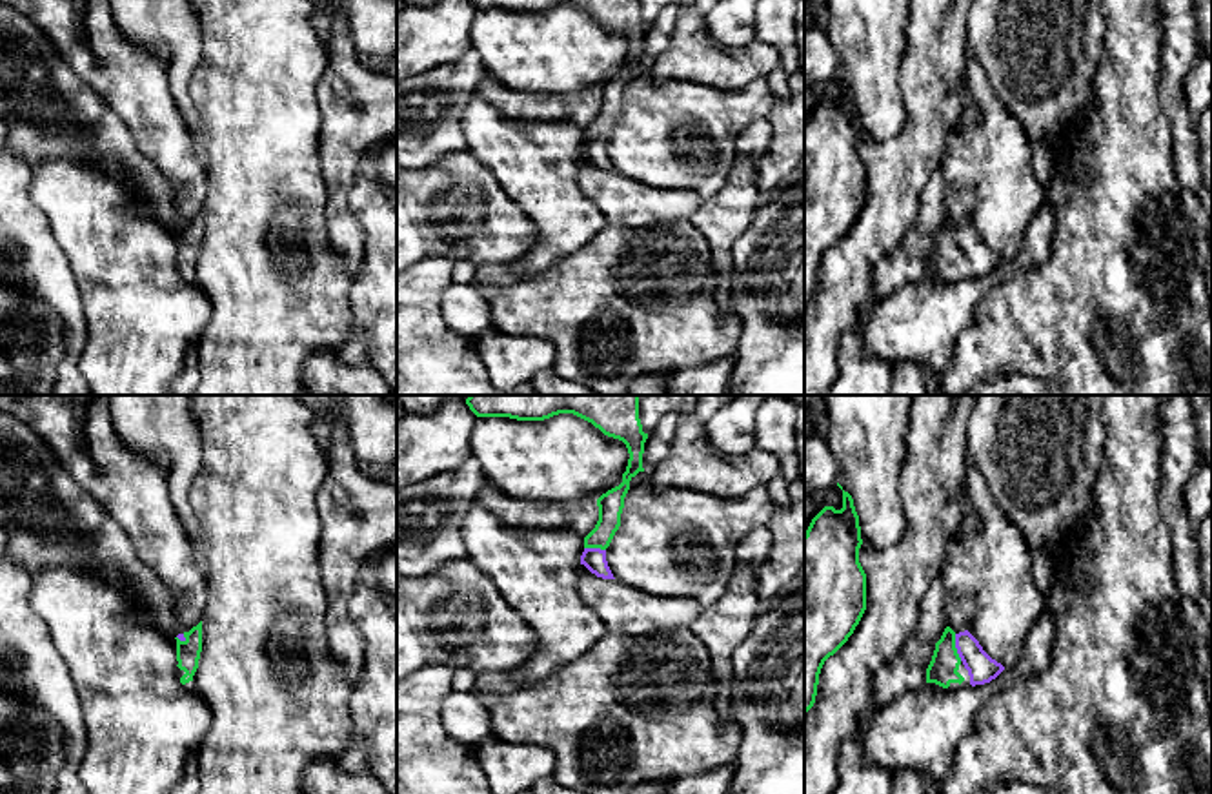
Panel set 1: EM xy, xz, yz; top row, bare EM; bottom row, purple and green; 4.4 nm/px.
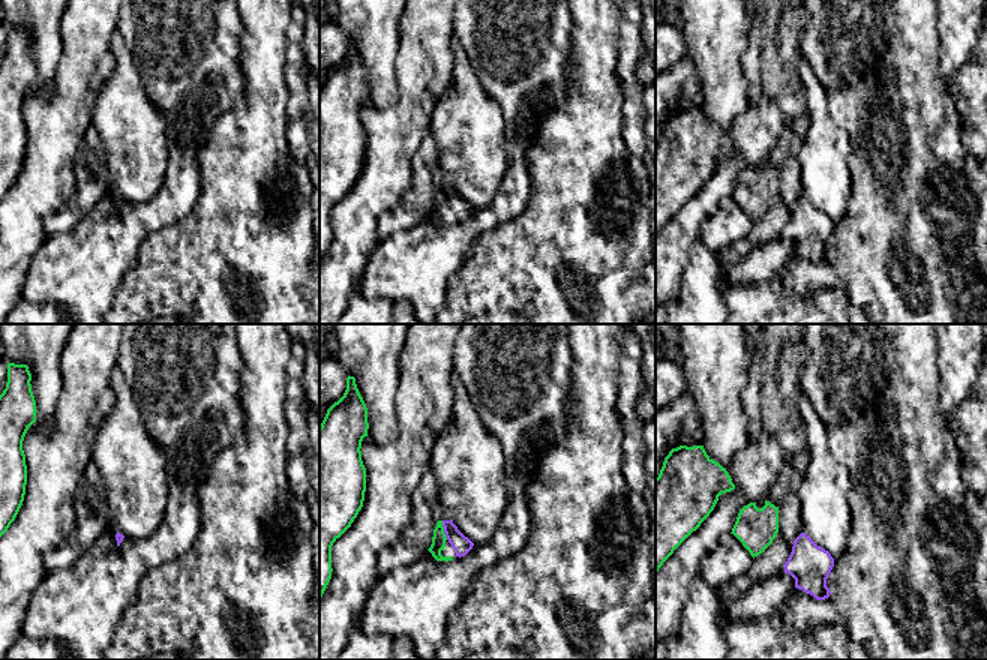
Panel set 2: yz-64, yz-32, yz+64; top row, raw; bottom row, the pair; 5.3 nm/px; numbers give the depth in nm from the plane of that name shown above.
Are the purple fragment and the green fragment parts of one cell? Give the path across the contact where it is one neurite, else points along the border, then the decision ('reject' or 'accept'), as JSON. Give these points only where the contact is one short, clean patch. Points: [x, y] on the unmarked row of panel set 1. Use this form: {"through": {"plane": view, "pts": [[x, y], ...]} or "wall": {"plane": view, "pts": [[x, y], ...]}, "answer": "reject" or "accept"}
{"through": {"plane": "yz", "pts": [[981, 261], [956, 239], [945, 254]]}, "answer": "accept"}

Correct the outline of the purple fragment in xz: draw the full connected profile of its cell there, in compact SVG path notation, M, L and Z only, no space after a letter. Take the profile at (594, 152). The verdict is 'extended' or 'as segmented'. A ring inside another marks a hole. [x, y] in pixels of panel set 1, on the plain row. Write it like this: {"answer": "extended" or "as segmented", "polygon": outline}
{"answer": "extended", "polygon": "M470 0L477 9L510 9L517 13L544 13L559 5L573 5L604 27L619 31L626 36L630 51L622 75L597 91L599 113L584 129L584 144L581 157L602 171L615 171L608 153L606 140L621 118L624 89L630 82L630 73L644 64L642 46L648 25L642 24L639 0Z"}

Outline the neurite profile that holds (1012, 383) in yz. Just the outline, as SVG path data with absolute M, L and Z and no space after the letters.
M1017 372L985 379L963 395L1065 395L1057 382Z

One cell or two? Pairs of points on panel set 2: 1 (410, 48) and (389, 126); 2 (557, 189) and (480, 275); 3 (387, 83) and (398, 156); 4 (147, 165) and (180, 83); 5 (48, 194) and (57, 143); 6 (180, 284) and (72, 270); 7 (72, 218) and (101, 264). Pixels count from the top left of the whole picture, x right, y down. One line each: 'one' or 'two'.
1: one
2: one
3: two
4: two
5: one
6: two
7: two

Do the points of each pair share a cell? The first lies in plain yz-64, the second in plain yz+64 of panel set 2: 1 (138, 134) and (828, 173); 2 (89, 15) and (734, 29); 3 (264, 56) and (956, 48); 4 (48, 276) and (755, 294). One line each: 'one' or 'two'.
1: one
2: two
3: two
4: two

